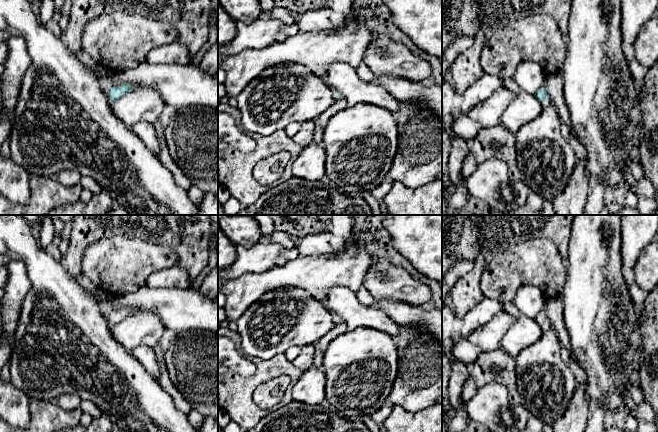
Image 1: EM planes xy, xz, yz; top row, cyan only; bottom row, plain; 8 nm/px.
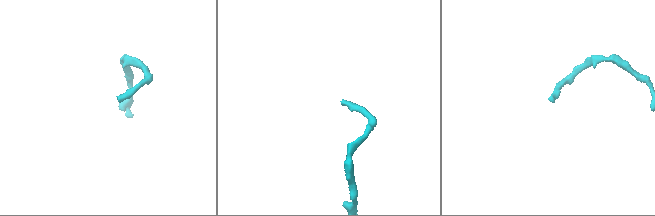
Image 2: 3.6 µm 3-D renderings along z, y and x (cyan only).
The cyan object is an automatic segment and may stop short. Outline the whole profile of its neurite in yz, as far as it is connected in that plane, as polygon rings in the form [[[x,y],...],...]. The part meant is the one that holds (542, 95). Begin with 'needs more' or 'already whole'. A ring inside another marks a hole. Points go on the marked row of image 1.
needs more; [[[542,87],[536,92],[535,96],[541,101],[542,105],[549,105],[551,103],[551,99],[549,98],[547,91]]]

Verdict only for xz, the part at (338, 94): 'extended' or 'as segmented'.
extended

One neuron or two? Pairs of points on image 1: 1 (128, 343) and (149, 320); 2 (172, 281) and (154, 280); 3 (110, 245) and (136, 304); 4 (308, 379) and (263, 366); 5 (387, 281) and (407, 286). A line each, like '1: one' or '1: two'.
1: one
2: one
3: two
4: two
5: one

